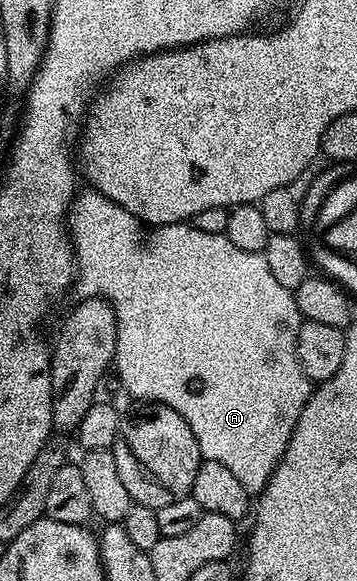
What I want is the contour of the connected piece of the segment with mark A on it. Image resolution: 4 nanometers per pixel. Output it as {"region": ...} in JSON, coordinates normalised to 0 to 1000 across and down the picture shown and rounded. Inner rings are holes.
{"region":[[[263,327],[241,329],[224,329],[213,336],[199,346],[199,360],[188,365],[188,398],[199,408],[199,425],[210,429],[204,503],[213,503],[221,516],[280,509],[317,527],[328,547],[328,602],[317,640],[333,645],[347,671],[361,680],[381,682],[381,690],[468,695],[485,706],[496,706],[496,713],[507,713],[507,719],[529,726],[557,762],[569,792],[619,795],[619,802],[633,802],[675,830],[675,836],[686,836],[695,850],[734,847],[782,799],[782,790],[798,781],[810,754],[832,733],[832,719],[877,673],[877,656],[843,637],[826,608],[843,546],[818,497],[787,492],[787,485],[765,478],[754,466],[754,451],[742,451],[734,434],[672,430],[667,423],[653,423],[653,417],[641,417],[630,403],[574,401],[546,392],[543,384],[515,382],[426,391],[415,398],[423,401],[401,413],[403,387],[373,368],[361,368],[361,361],[328,355],[328,348],[294,341],[294,334]]]}

